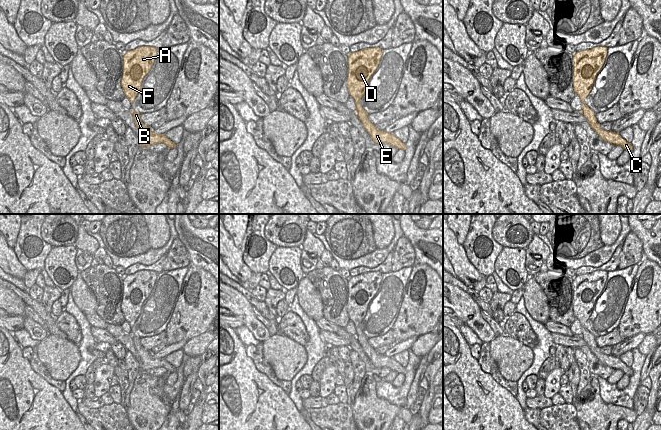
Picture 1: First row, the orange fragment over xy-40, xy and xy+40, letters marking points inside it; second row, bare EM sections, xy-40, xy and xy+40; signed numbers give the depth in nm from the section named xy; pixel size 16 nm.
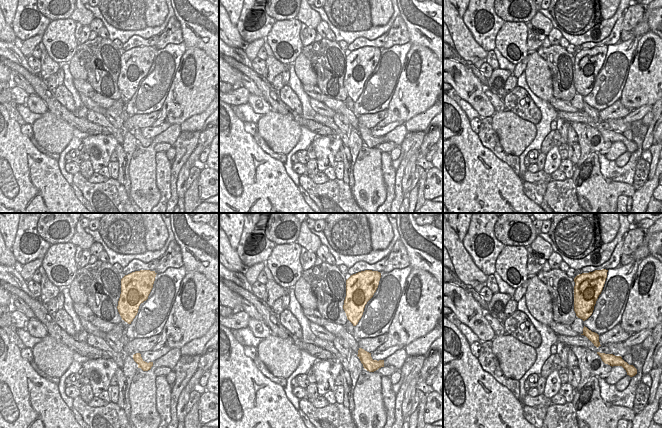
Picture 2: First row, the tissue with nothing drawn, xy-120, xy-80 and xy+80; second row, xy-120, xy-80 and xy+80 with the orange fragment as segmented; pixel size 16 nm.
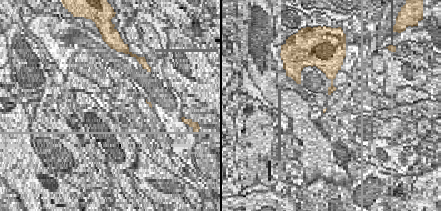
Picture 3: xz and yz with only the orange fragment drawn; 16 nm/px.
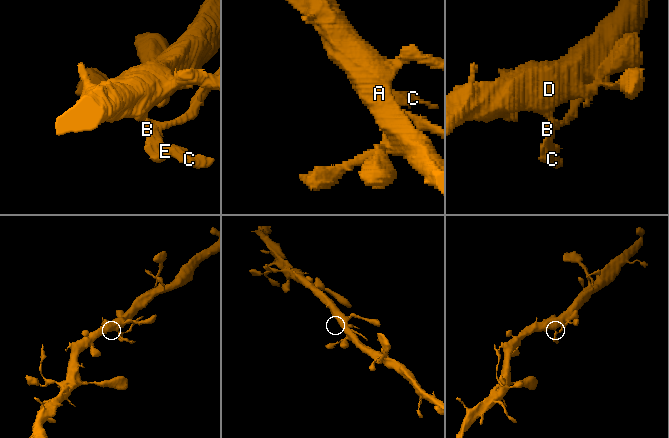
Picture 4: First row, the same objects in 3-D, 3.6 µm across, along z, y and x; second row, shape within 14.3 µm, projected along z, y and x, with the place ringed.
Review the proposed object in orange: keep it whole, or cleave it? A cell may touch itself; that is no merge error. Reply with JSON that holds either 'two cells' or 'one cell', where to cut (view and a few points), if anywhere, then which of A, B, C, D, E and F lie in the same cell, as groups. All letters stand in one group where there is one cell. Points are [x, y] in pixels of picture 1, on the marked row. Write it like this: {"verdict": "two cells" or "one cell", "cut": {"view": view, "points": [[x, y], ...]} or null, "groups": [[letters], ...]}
{"verdict": "two cells", "cut": {"view": "xy", "points": [[359, 102], [356, 104]]}, "groups": [["A", "D", "F"], ["B", "C", "E"]]}

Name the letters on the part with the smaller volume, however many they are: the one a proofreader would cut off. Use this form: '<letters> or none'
B, C, E

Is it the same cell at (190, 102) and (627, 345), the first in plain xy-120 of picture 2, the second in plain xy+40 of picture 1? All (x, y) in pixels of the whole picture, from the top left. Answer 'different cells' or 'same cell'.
different cells

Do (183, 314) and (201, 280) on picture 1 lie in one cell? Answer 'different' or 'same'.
same

